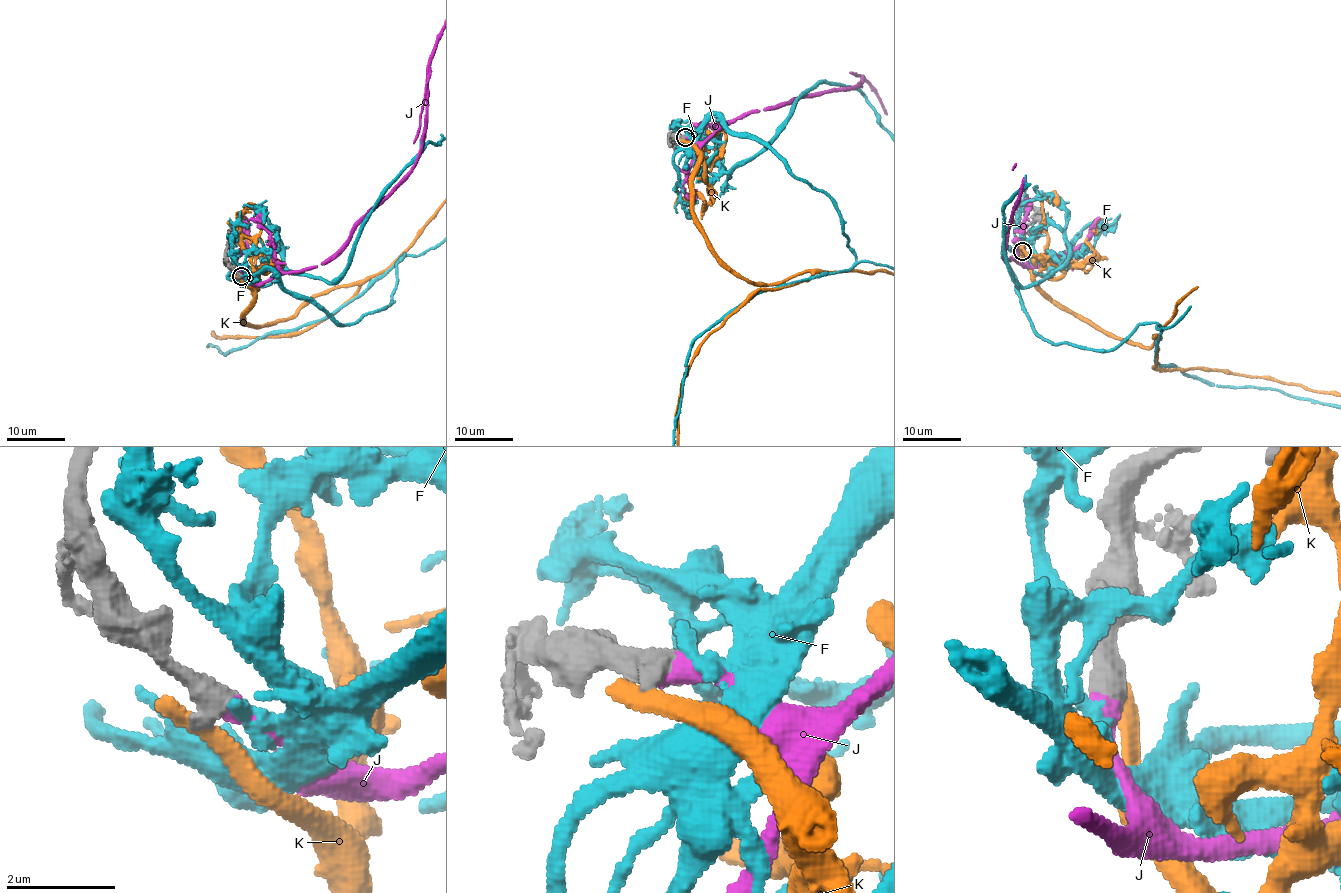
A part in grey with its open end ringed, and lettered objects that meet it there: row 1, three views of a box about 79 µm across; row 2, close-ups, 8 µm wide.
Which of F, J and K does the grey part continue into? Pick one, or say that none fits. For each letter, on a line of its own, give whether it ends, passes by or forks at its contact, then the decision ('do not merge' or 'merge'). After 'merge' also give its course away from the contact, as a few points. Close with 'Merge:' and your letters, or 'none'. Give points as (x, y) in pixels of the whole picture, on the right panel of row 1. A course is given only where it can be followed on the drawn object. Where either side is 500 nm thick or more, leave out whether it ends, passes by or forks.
F: do not merge
J: merge
K: it ends | do not merge
Merge: J

